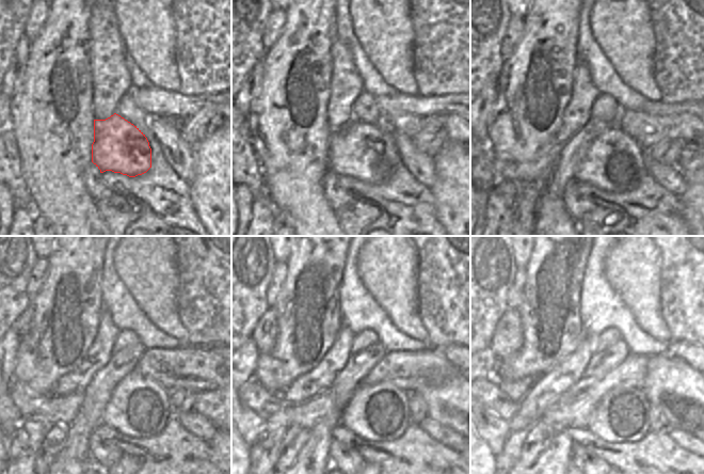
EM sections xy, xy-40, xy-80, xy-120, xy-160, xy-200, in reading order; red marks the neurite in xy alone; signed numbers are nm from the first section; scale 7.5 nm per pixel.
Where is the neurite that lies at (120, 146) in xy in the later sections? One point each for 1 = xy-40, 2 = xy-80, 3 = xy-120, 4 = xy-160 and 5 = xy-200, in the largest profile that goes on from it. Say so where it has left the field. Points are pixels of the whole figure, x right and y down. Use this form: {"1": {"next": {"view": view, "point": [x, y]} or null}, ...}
{"1": {"next": {"view": "xy-40", "point": [368, 153]}}, "2": {"next": {"view": "xy-80", "point": [614, 162]}}, "3": {"next": {"view": "xy-120", "point": [139, 407]}}, "4": {"next": {"view": "xy-160", "point": [380, 412]}}, "5": {"next": {"view": "xy-200", "point": [622, 415]}}}

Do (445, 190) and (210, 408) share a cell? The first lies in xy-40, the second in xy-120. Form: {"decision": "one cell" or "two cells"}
{"decision": "two cells"}

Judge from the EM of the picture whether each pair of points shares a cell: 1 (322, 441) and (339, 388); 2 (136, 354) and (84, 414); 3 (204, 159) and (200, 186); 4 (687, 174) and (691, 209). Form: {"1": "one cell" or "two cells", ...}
{"1": "one cell", "2": "one cell", "3": "one cell", "4": "one cell"}

